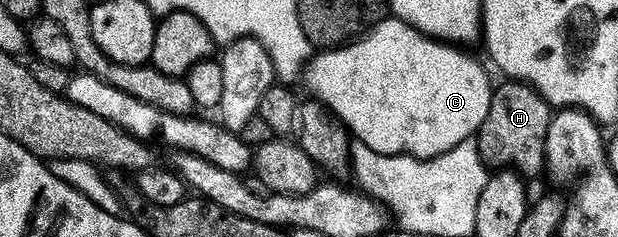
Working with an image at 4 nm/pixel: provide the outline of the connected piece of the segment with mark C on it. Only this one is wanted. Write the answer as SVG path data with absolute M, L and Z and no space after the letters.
M385 16L379 22L374 23L366 34L346 43L340 44L334 48L324 49L316 53L314 57L306 63L305 78L307 74L307 86L312 90L314 97L327 107L330 113L334 114L338 121L347 127L348 131L358 141L364 142L373 152L382 154L412 154L415 158L435 158L439 154L444 154L453 149L457 144L461 144L465 139L478 135L481 124L489 112L491 103L491 92L493 81L487 75L487 70L471 54L466 54L466 49L460 48L455 44L448 44L433 38L427 37L419 30L414 30L407 22L402 22L394 16Z

